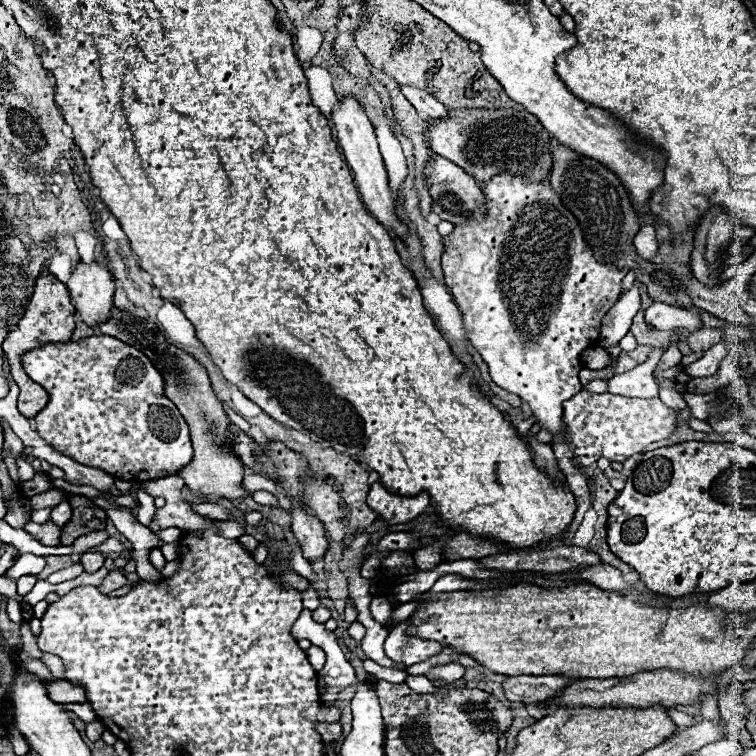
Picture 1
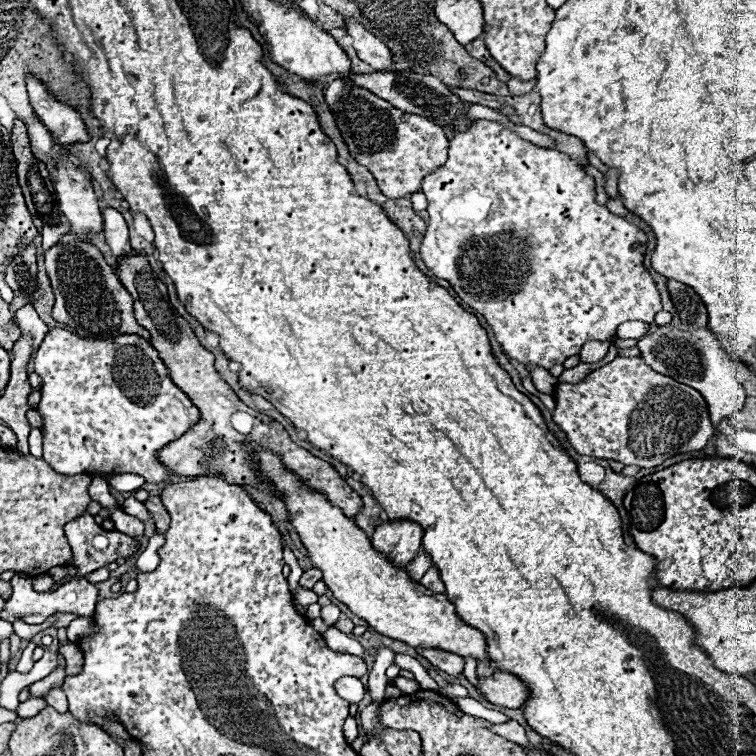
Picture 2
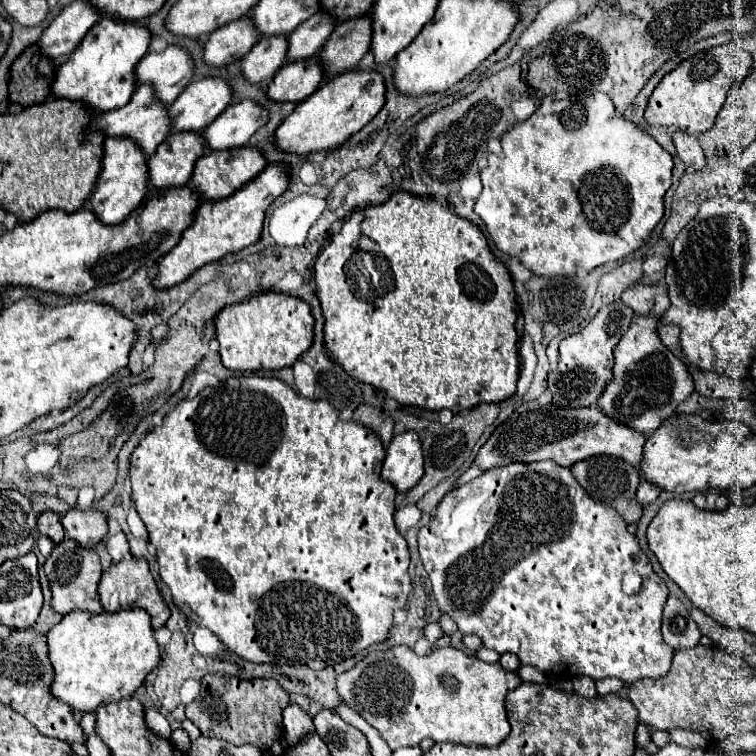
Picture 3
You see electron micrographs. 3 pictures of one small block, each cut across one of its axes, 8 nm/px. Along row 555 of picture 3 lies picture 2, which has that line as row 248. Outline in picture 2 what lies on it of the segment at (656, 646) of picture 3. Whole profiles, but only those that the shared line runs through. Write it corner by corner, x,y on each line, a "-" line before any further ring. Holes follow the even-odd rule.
476,120
466,132
454,132
454,138
450,140
448,148
448,160
444,166
440,166
436,172
428,174
422,182
422,192
428,198
428,230
424,234
420,256
428,270
436,278
444,278
452,284
452,288
458,292
458,296
474,308
478,314
486,318
486,322
492,326
496,340
500,342
502,350
508,354
508,358
518,360
524,366
540,366
550,370
554,364
562,364
570,356
578,356
584,342
588,340
612,340
616,336
618,324
626,320
644,320
654,322
656,312
662,310
660,294
656,290
656,284
648,270
644,268
644,252
646,252
646,234
630,224
626,218
620,218
612,212
608,212
606,206
596,204
596,192
594,192
594,178
588,176
574,160
564,156
558,150
546,150
532,142
522,140
514,132
506,130
498,122
490,120

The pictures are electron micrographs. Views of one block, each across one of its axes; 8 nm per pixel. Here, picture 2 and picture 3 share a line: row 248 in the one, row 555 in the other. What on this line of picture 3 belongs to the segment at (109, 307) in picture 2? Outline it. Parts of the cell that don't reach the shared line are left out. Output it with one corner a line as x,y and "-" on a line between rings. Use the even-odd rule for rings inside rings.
64,538
64,542
56,544
50,556
46,558
44,572
50,580
52,588
52,608
58,614
68,614
72,610
86,610
92,614
100,614
104,608
100,604
100,594
98,594
98,582
102,578
102,566
100,558
94,550
88,550
72,538

